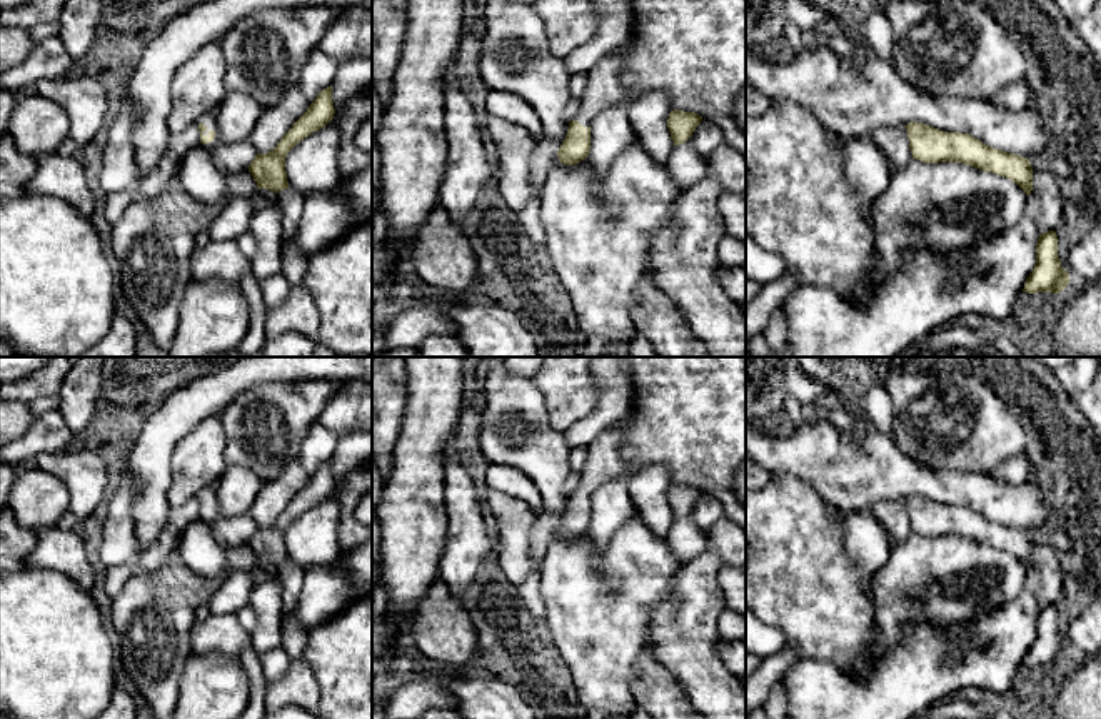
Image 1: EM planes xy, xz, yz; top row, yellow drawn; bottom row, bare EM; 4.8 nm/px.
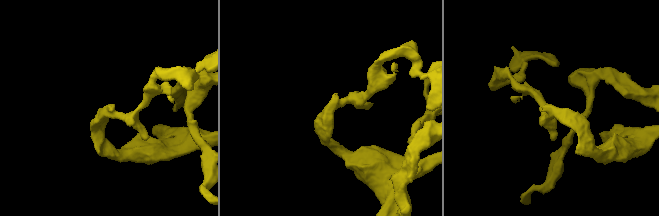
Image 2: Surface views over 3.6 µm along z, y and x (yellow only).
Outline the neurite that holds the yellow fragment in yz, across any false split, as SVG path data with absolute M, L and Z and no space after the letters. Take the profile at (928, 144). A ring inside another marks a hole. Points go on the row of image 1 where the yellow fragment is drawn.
M911 122L907 130L912 158L924 163L959 162L1006 177L1026 195L1033 190L1033 167L1026 157L993 148L969 133L944 132L926 123Z

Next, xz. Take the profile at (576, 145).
M626 42L607 52L589 72L581 108L569 122L567 135L557 150L559 162L576 165L587 158L591 150L591 122L596 115L614 107L624 95L622 60Z

